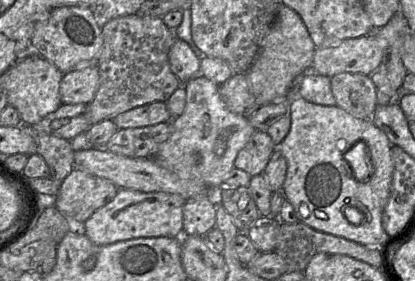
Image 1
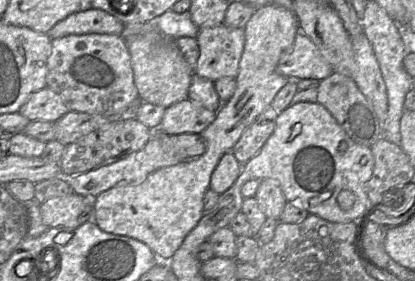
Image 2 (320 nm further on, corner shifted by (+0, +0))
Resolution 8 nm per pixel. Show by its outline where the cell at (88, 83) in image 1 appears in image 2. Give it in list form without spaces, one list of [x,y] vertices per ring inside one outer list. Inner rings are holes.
[[[47,86],[32,94],[21,106],[19,114],[32,121],[55,123],[70,110],[62,97]]]

